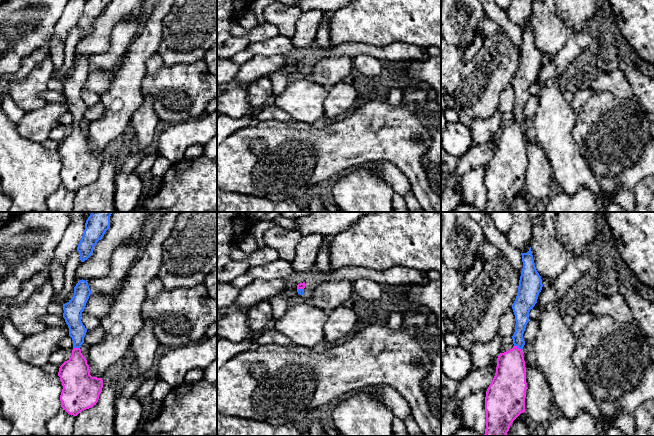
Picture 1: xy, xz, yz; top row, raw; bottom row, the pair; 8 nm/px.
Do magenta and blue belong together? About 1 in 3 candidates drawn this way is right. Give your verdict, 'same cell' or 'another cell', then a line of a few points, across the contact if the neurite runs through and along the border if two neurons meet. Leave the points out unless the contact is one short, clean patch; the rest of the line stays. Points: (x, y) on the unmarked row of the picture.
same cell | yz (510, 153), (511, 138), (517, 123), (521, 93)

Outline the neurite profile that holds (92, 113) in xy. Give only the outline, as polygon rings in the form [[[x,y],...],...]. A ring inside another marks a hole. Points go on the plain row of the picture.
[[[100,101],[93,106],[87,106],[86,111],[84,113],[84,118],[92,122],[100,118],[103,115],[103,113],[104,113],[104,107]]]

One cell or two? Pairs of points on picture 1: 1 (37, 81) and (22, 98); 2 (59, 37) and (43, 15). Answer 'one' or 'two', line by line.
1: one
2: two

